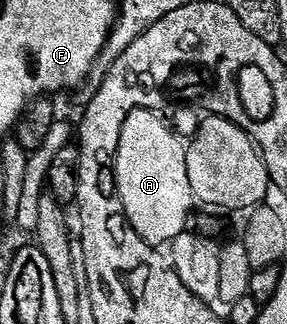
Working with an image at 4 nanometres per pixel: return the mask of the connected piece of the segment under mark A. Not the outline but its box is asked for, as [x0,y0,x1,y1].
[116,108,196,247]

